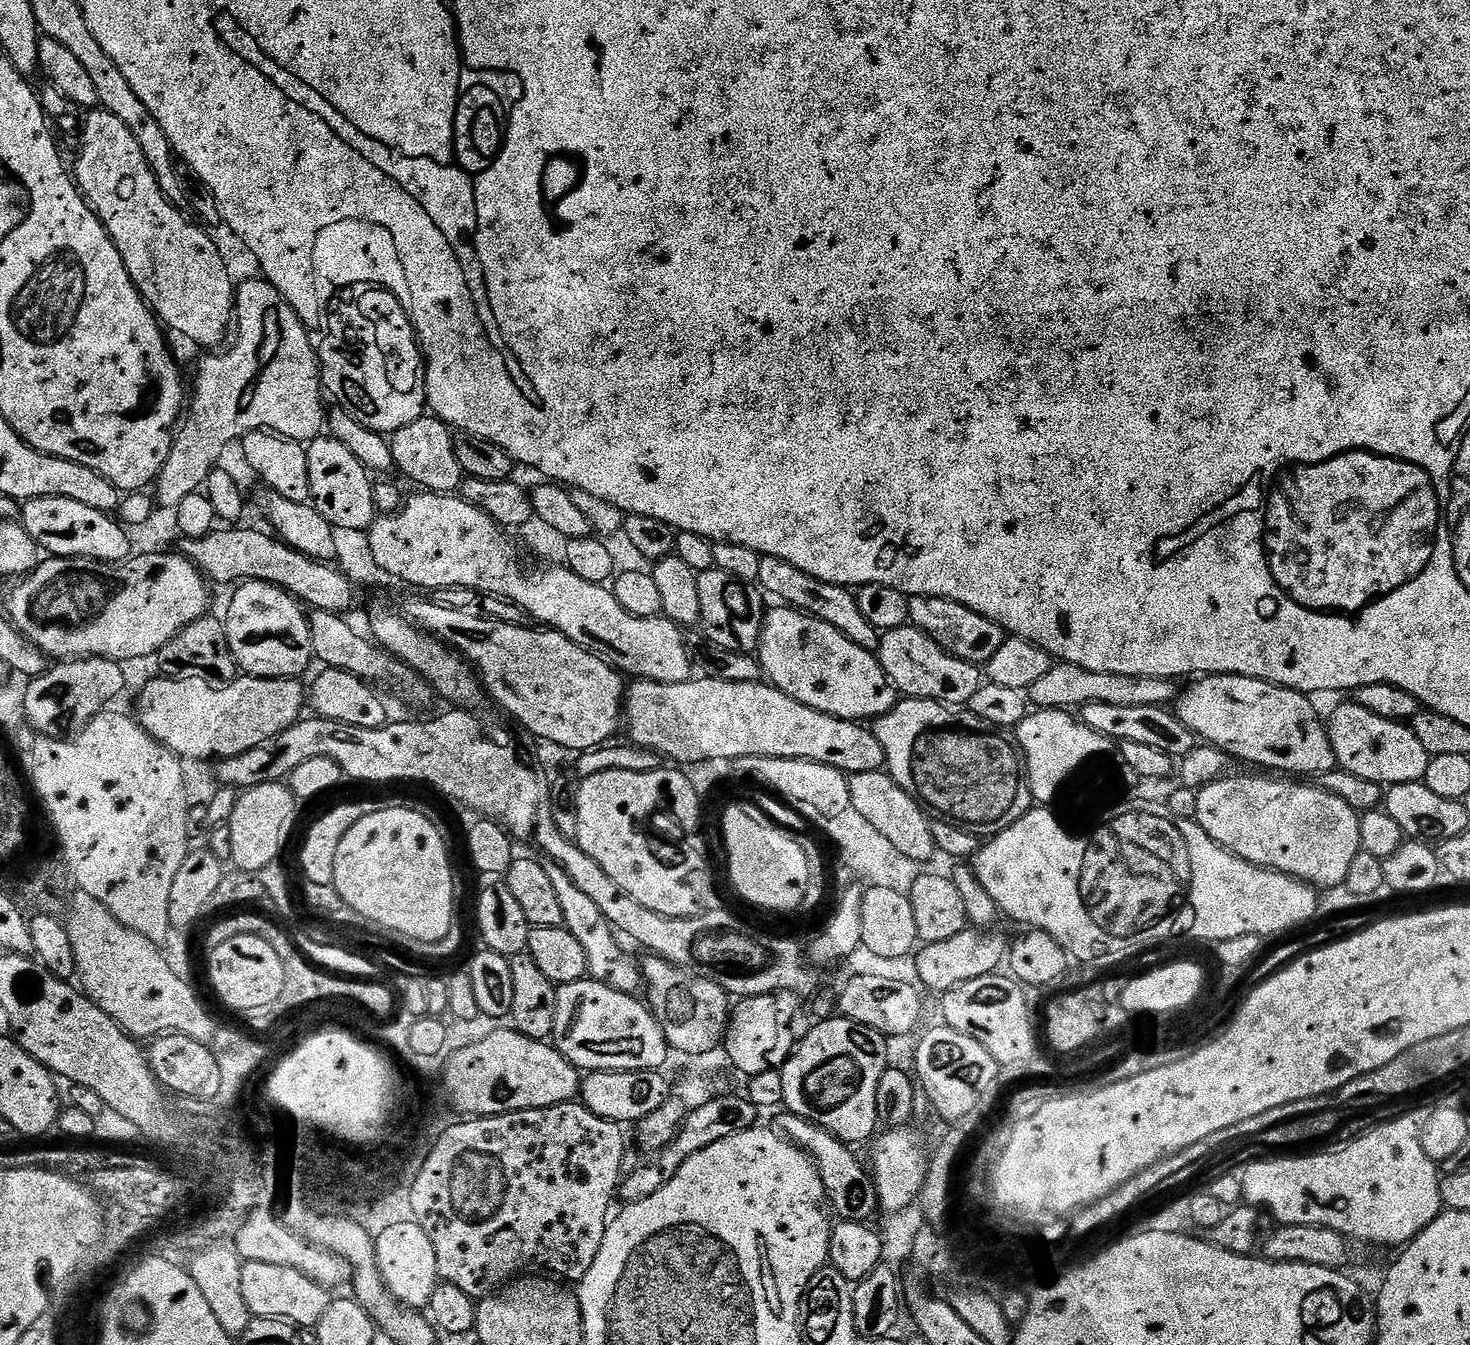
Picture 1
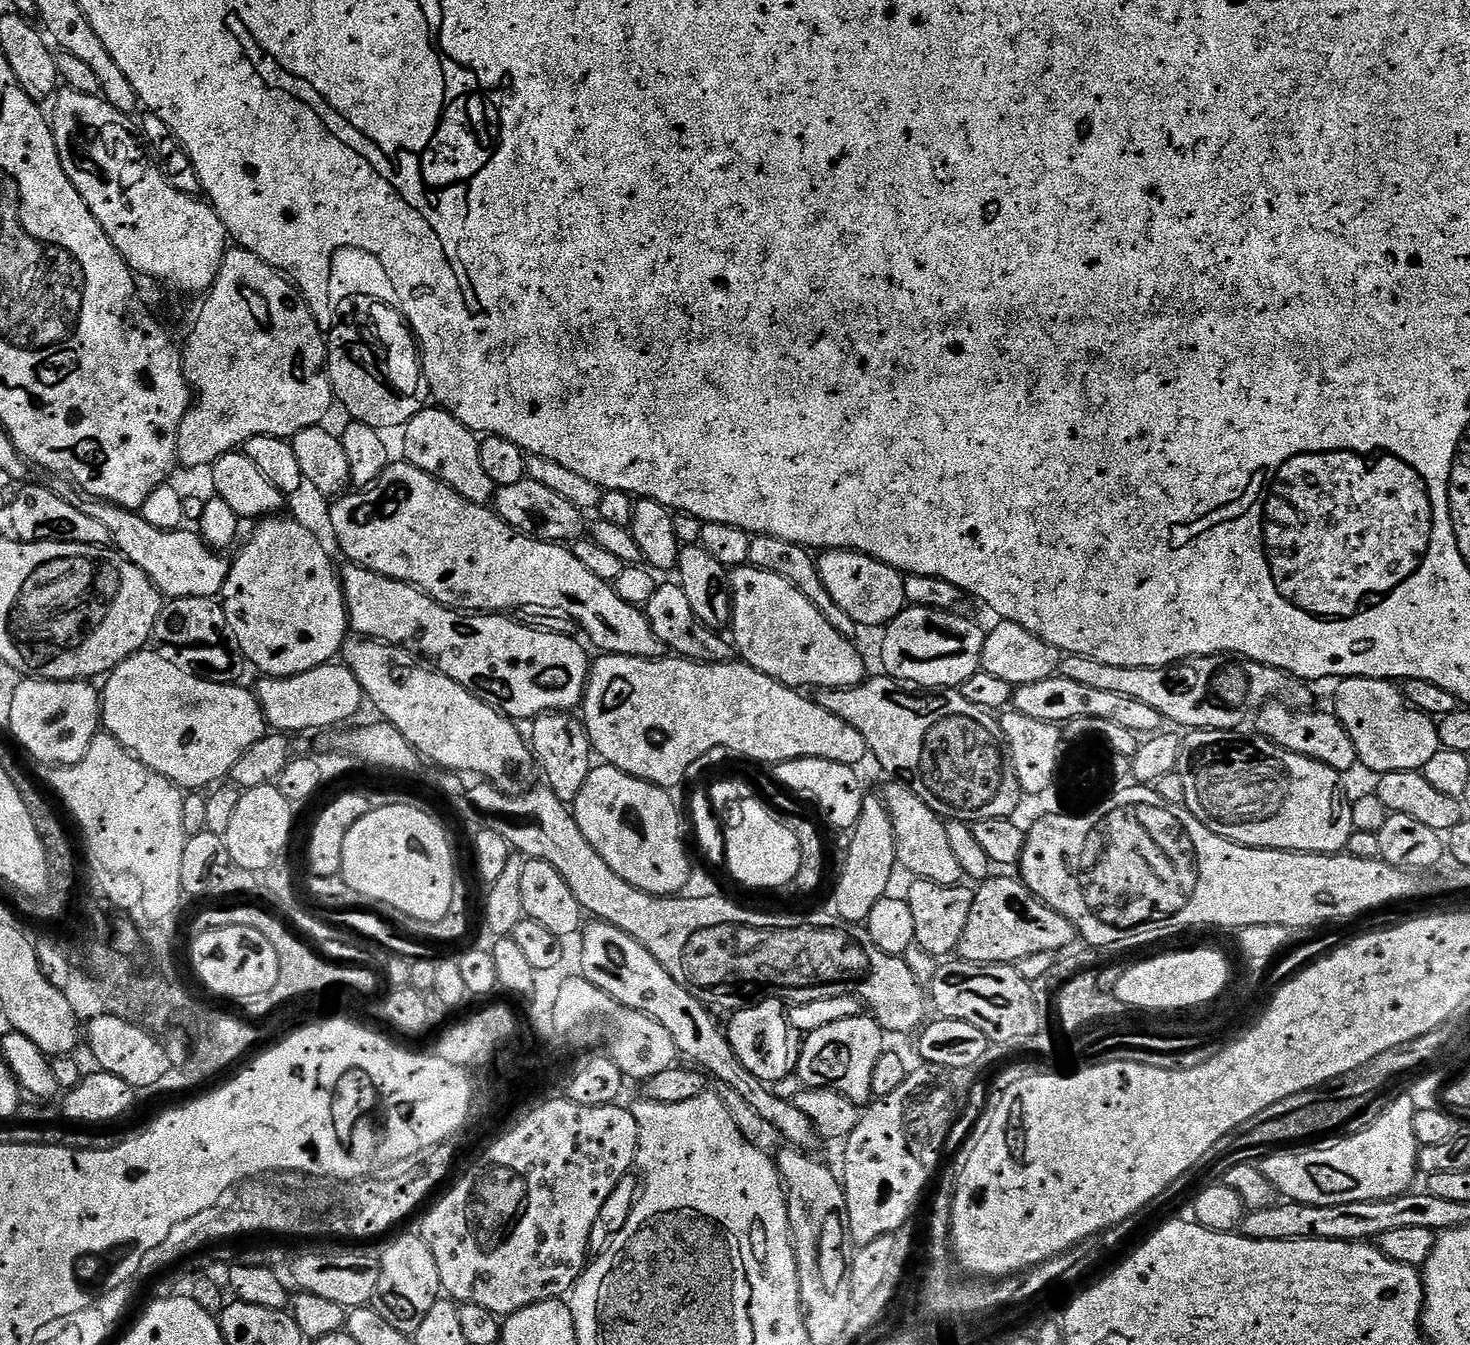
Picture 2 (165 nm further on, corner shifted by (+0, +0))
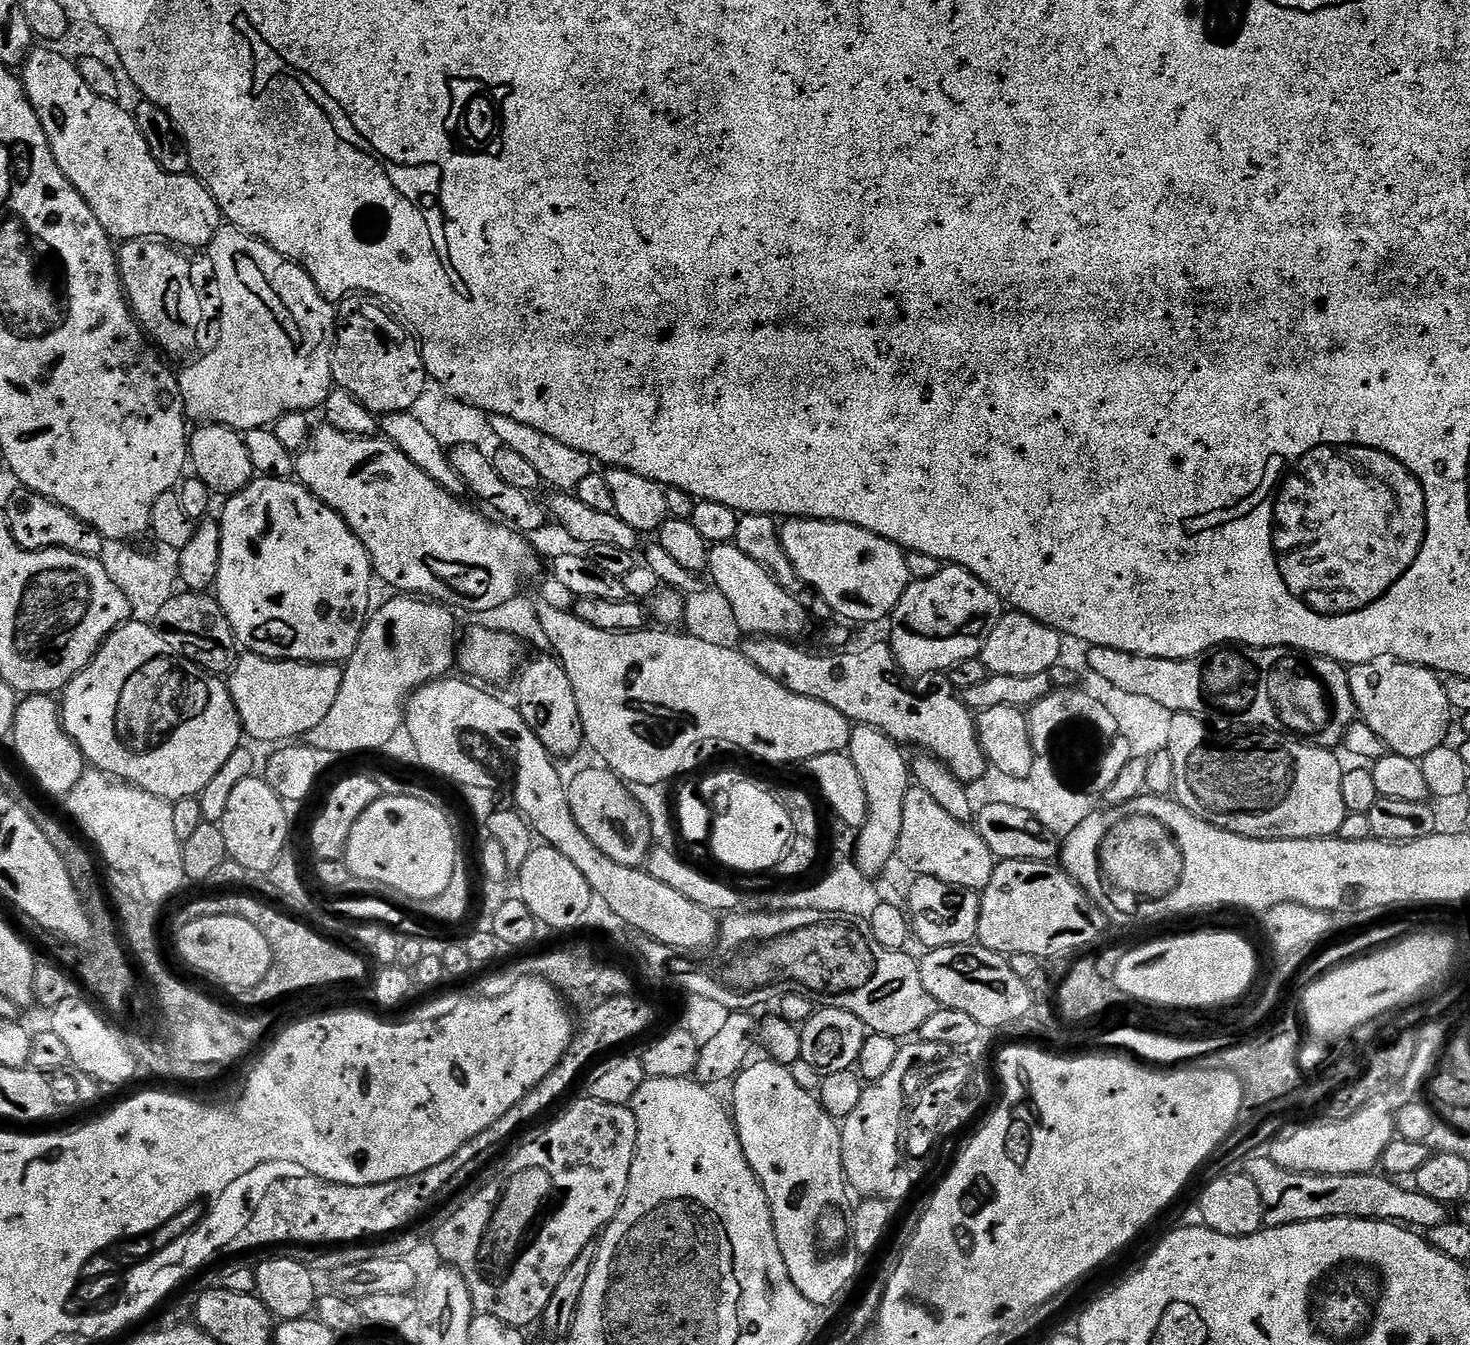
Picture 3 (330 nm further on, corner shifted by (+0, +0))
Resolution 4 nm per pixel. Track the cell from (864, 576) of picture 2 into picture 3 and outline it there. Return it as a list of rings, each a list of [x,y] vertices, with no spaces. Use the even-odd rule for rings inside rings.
[[[788,518],[780,524],[780,537],[782,546],[801,580],[809,589],[813,588],[814,591],[820,592],[816,593],[819,599],[825,600],[837,617],[845,616],[840,617],[845,621],[857,620],[860,624],[872,624],[875,620],[887,621],[909,586],[908,558],[905,549],[878,534],[870,534],[870,530],[862,530],[853,524],[833,520]]]

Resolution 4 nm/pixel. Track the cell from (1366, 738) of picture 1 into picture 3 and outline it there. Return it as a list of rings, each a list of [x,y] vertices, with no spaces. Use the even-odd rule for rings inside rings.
[[[1383,656],[1348,668],[1350,694],[1354,694],[1356,715],[1378,738],[1388,752],[1402,758],[1421,760],[1430,750],[1441,747],[1448,736],[1454,709],[1450,706],[1443,679],[1430,668],[1407,664]]]

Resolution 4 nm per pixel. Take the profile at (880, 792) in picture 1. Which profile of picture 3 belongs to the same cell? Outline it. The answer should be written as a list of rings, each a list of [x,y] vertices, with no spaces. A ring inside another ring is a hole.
[[[915,786],[910,787],[903,803],[898,860],[916,876],[938,878],[959,888],[973,890],[984,889],[997,866],[986,842],[971,823],[946,814],[926,790]]]

